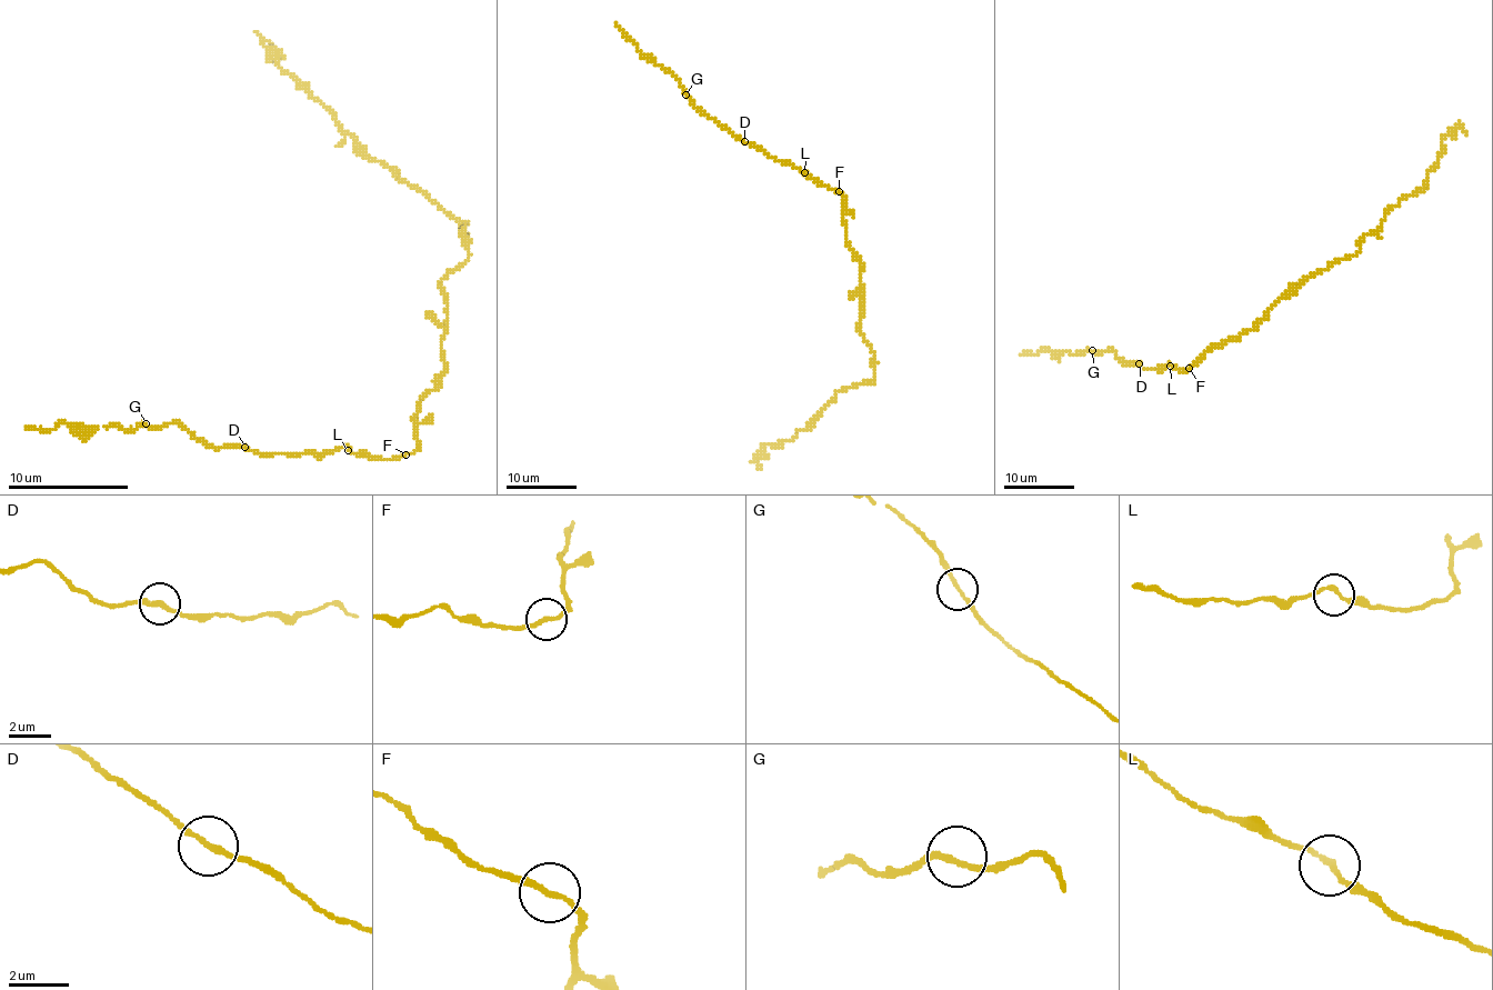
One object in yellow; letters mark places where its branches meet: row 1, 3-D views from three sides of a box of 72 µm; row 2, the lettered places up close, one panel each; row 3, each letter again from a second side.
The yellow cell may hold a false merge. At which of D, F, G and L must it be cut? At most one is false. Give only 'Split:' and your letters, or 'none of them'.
Split: F

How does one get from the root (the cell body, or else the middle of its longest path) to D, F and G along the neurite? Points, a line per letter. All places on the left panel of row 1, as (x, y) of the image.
D: (432, 390), (417, 402), (417, 448), (393, 459), (369, 459), (344, 448), (323, 453), (258, 453), (246, 448)
F: (432, 390), (417, 402), (414, 417), (417, 448), (406, 453)
G: (432, 390), (417, 402), (417, 448), (393, 459), (344, 448), (209, 448), (176, 423), (146, 423)

